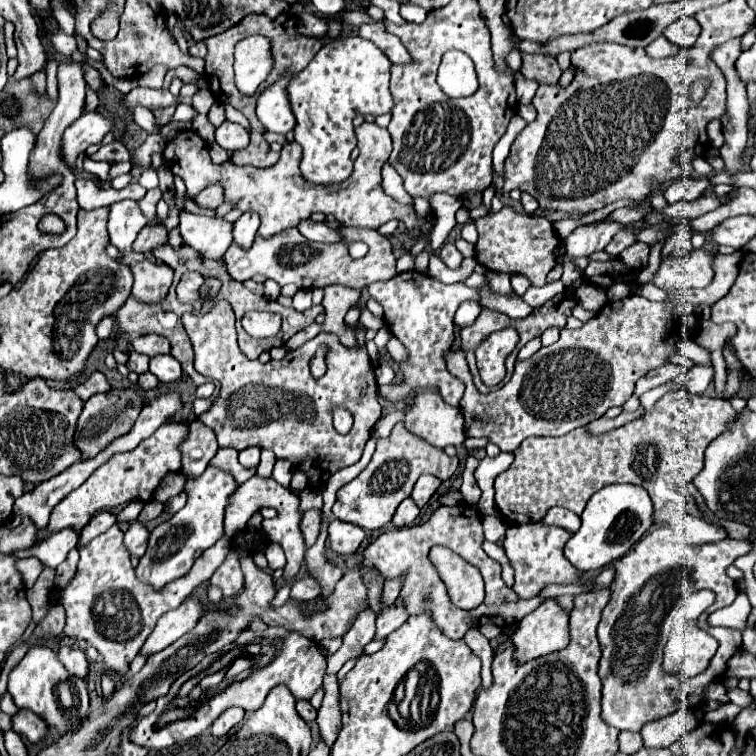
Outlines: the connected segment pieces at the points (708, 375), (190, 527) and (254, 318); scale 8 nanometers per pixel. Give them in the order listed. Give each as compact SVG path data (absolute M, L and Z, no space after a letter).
M693 364L693 368L683 372L677 380L683 382L691 394L703 394L707 390L709 382L713 380L713 366L711 364Z
M207 466L207 470L199 476L187 478L183 488L183 492L187 494L187 504L151 532L149 548L137 566L137 578L159 590L167 582L185 576L191 570L193 562L201 556L201 552L211 548L223 536L223 512L229 496L237 488L239 482L235 482L231 472L213 466Z
M253 310L243 316L243 328L255 338L269 338L277 334L277 330L281 328L281 316L271 314L271 312Z

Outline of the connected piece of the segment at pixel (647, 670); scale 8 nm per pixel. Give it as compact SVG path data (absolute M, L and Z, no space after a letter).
M661 526L661 528L645 534L623 558L619 558L613 564L615 580L611 584L611 600L603 610L603 616L601 616L601 622L597 628L597 636L601 642L601 660L599 660L599 678L603 684L601 718L605 718L605 722L609 722L611 726L615 726L619 730L641 732L641 728L651 720L663 718L681 708L697 708L697 706L705 704L705 688L711 682L715 682L717 676L725 674L729 658L741 648L741 634L737 630L715 628L715 638L719 640L719 650L713 656L713 660L705 672L701 672L689 680L681 678L679 674L663 672L661 660L663 660L663 648L667 642L667 634L663 634L663 618L669 612L669 608L673 608L683 594L691 594L697 590L715 592L715 602L711 606L713 610L719 610L721 606L729 606L737 598L739 588L737 588L735 580L731 576L727 576L727 568L733 564L733 560L749 554L753 548L751 540L733 540L733 538L725 538L725 540L719 540L713 544L689 546L689 544L673 542L669 532L671 532L669 526Z

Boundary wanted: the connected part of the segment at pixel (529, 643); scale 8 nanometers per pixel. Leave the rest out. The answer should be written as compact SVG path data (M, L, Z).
M553 598L525 616L511 636L517 664L557 652L569 644L569 616Z

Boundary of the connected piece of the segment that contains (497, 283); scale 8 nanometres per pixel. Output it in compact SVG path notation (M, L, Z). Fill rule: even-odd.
M489 270L485 276L487 276L487 280L489 280L489 286L491 286L495 292L499 292L499 294L509 294L509 292L511 292L509 276L505 276L505 274L501 274L501 272L491 272L491 270Z

